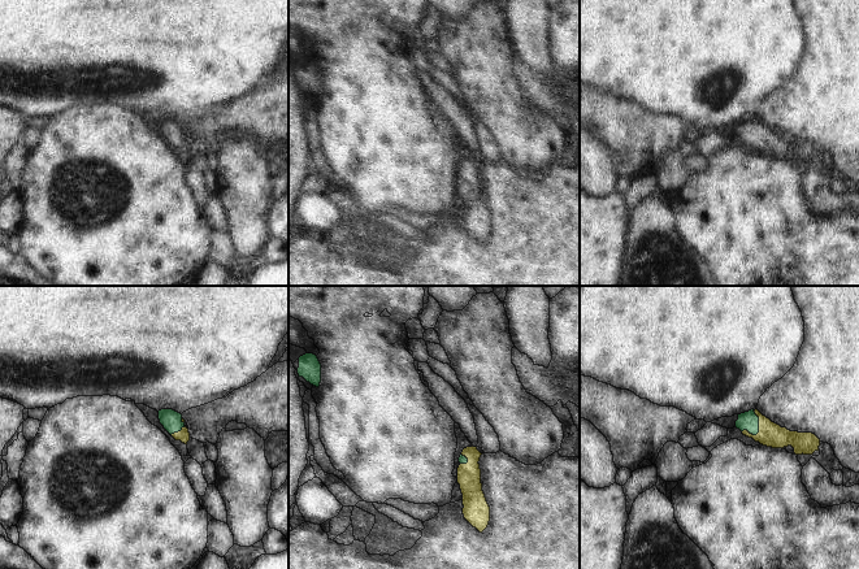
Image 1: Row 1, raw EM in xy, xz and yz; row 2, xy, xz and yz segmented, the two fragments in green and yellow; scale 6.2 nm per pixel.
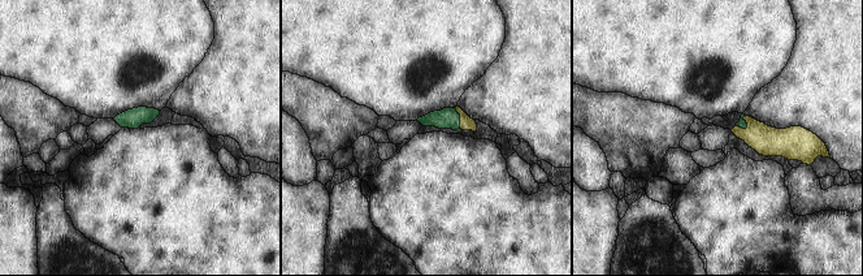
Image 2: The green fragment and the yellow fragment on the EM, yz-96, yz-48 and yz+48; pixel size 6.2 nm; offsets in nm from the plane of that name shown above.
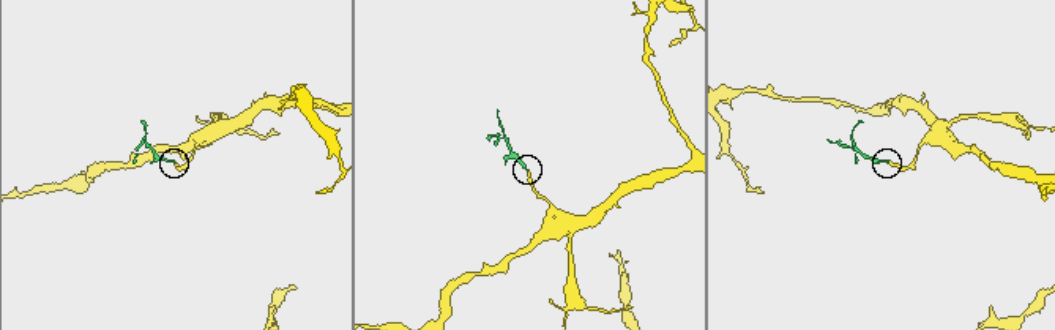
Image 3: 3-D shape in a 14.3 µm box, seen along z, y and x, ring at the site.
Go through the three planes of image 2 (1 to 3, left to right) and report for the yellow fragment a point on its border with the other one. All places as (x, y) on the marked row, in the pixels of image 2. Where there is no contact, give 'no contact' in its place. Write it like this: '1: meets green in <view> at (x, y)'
1: no contact
2: meets green in yz-48 at (459, 117)
3: meets green in yz+48 at (746, 126)

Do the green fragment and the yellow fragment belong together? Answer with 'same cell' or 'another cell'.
same cell

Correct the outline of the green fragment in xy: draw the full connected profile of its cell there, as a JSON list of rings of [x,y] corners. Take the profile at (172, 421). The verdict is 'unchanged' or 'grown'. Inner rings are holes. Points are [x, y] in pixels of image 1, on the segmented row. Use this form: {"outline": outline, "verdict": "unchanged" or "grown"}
{"outline": [[[173,409],[159,411],[159,420],[164,429],[175,439],[187,444],[190,440],[188,429],[185,426],[182,414]]], "verdict": "grown"}

